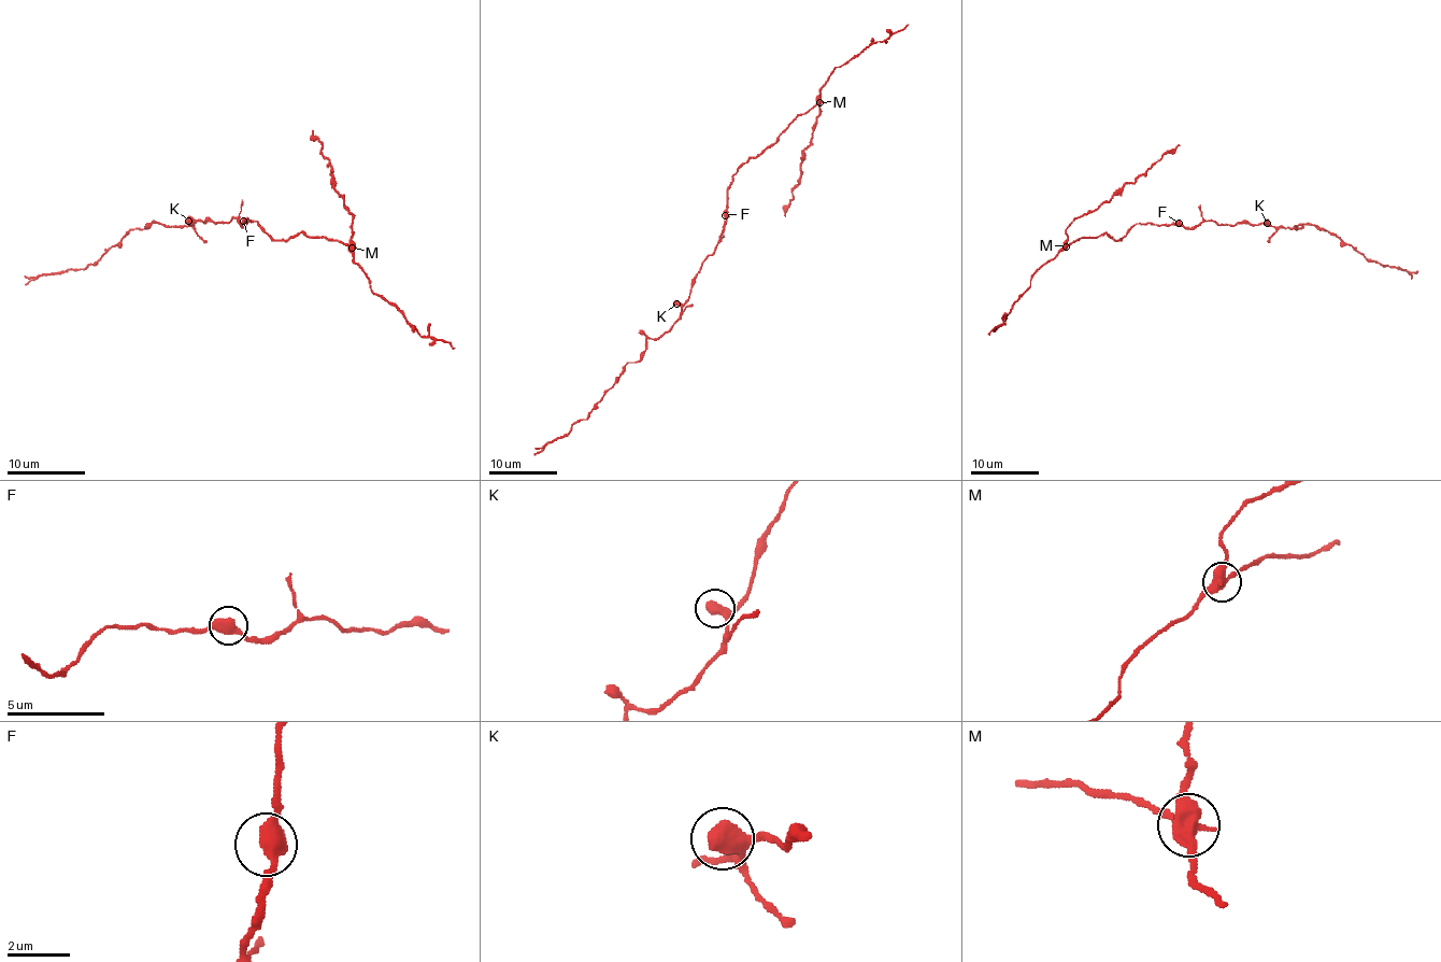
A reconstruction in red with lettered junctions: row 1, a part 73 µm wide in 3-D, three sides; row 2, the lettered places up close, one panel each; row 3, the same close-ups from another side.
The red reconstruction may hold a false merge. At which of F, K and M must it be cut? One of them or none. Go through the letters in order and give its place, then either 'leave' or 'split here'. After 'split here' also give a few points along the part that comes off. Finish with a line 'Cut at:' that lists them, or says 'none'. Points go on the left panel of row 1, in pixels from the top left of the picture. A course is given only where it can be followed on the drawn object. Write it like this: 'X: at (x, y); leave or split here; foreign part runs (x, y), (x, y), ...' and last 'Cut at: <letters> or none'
F: at (243, 221); leave
K: at (188, 221); leave
M: at (352, 248); split here; foreign part runs (353, 248), (353, 214), (334, 189), (331, 164), (322, 154), (322, 144), (313, 130)
Cut at: M

